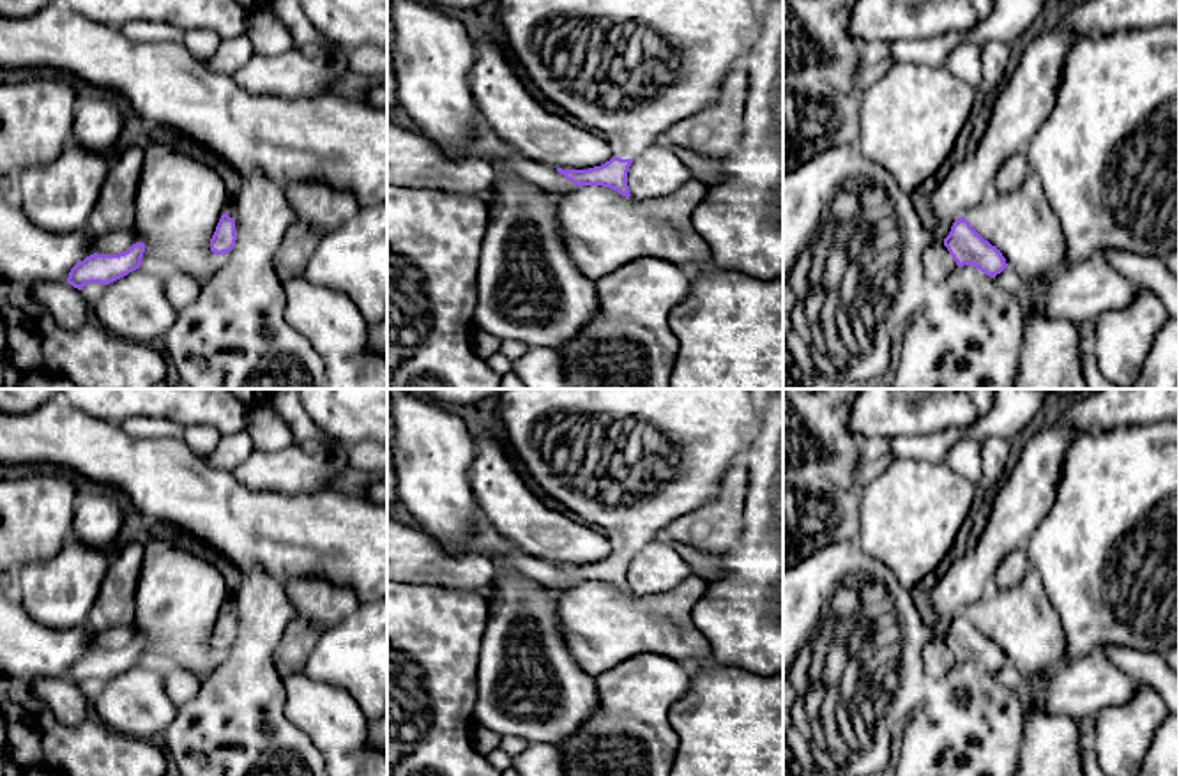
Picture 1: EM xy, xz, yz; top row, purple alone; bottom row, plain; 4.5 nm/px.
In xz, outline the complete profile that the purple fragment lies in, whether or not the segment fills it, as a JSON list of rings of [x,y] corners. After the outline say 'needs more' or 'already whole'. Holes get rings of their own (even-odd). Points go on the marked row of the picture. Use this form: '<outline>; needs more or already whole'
[[[498,0],[495,19],[527,83],[610,141],[612,159],[605,164],[557,171],[578,187],[603,186],[626,198],[631,163],[668,127],[716,103],[723,80],[742,64],[762,27],[760,0]],[[555,16],[642,25],[677,51],[679,60],[666,69],[654,97],[606,110],[567,88],[541,60],[539,34]]]; needs more

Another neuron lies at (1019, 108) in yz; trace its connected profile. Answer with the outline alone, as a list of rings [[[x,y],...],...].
[[[1053,27],[1025,46],[1013,76],[990,97],[990,122],[977,148],[930,187],[928,198],[940,239],[923,255],[928,286],[946,279],[956,267],[944,246],[953,223],[983,202],[985,187],[1002,163],[1013,154],[1025,152],[1050,115],[1064,62],[1078,41],[1066,28]]]

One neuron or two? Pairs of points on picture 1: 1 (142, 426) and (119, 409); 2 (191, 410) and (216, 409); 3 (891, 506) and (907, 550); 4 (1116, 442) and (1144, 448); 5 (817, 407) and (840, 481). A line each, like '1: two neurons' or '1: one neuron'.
1: two neurons
2: one neuron
3: one neuron
4: one neuron
5: one neuron

